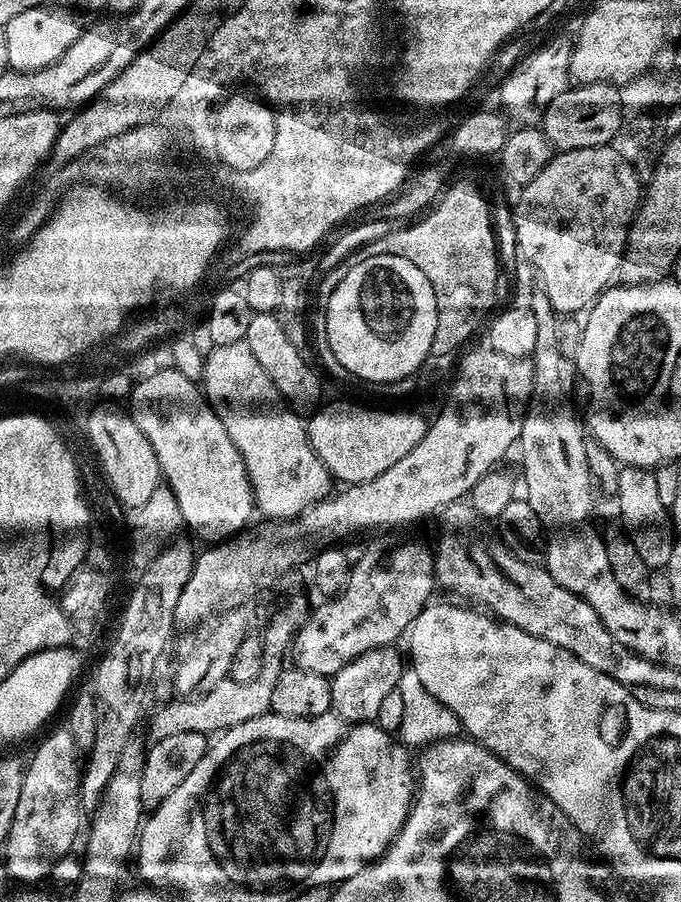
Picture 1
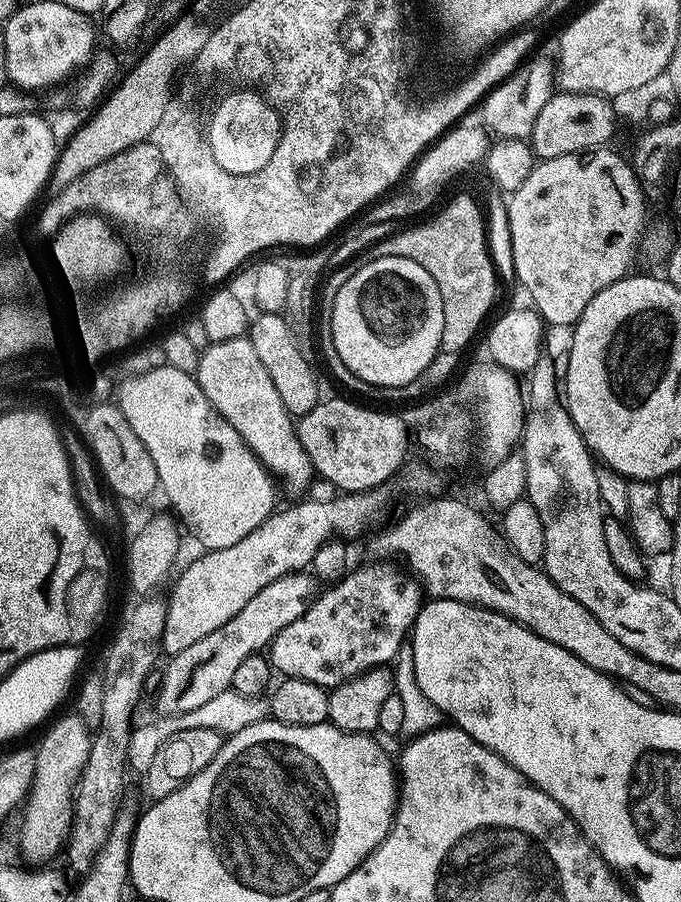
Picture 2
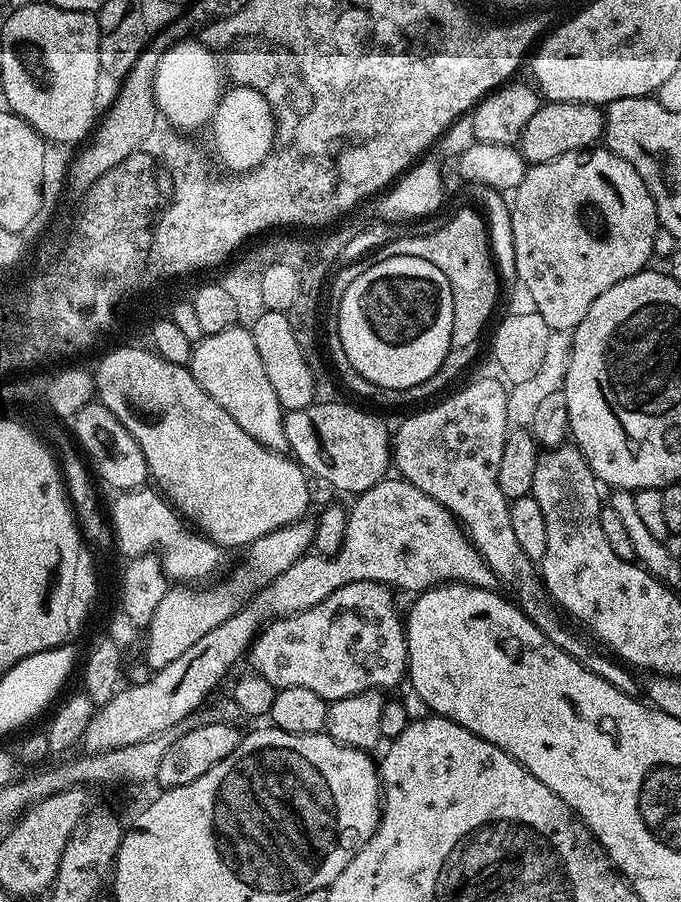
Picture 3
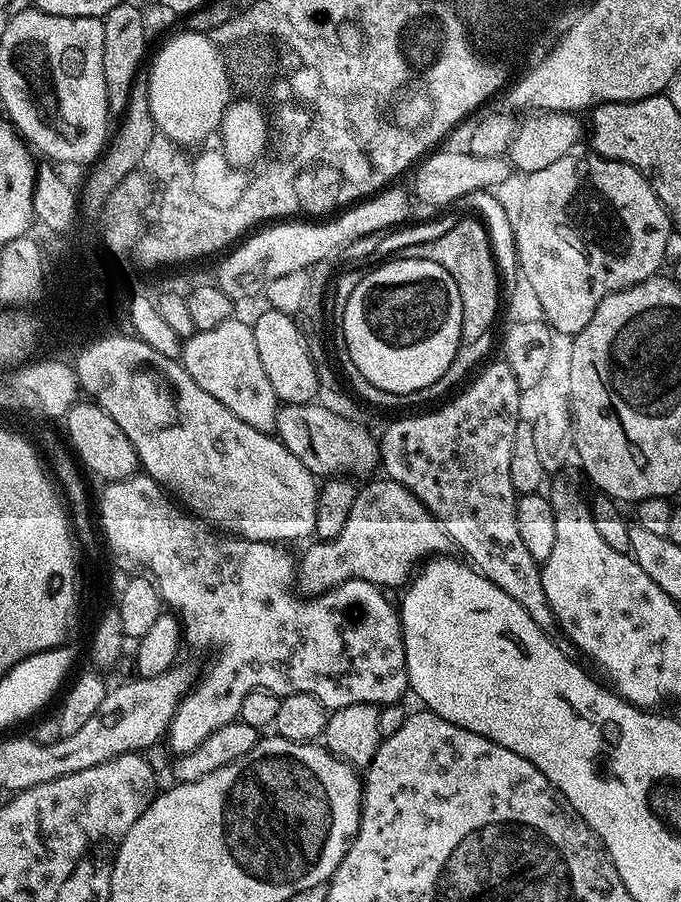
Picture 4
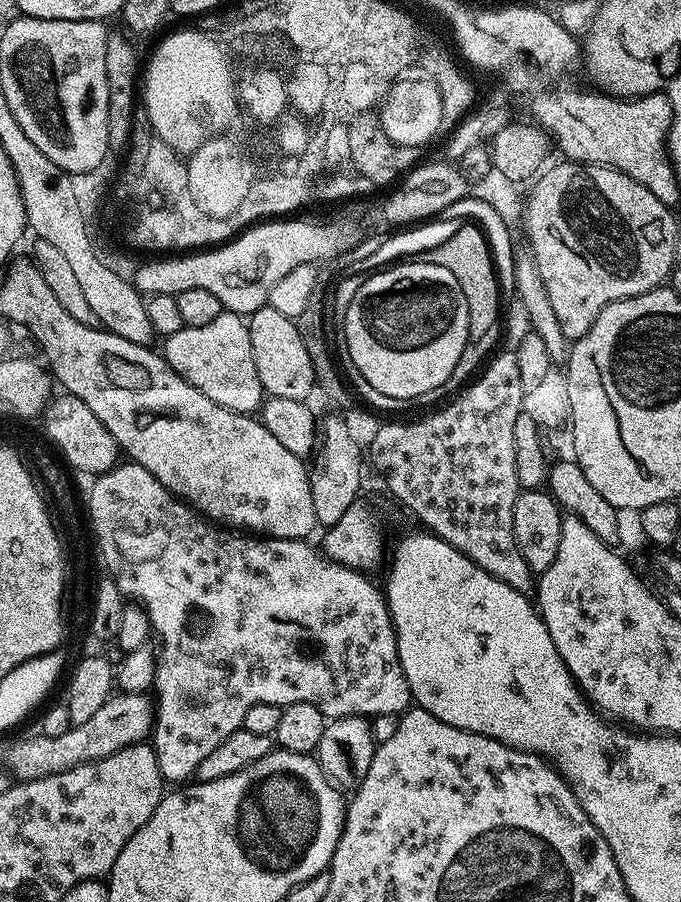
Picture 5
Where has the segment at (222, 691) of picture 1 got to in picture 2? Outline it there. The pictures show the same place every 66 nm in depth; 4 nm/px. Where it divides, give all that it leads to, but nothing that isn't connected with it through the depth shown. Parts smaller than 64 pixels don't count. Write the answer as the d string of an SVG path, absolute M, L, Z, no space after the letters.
M234 691L217 694L215 698L210 698L210 702L198 706L198 710L190 710L186 714L177 716L157 715L156 720L149 724L133 727L130 746L128 747L128 767L134 773L146 774L150 770L150 762L154 762L154 754L158 754L158 746L166 742L174 734L182 730L214 730L221 736L227 738L233 736L238 730L246 730L246 726L254 726L254 722L262 722L269 719L267 703L261 697L238 694Z

